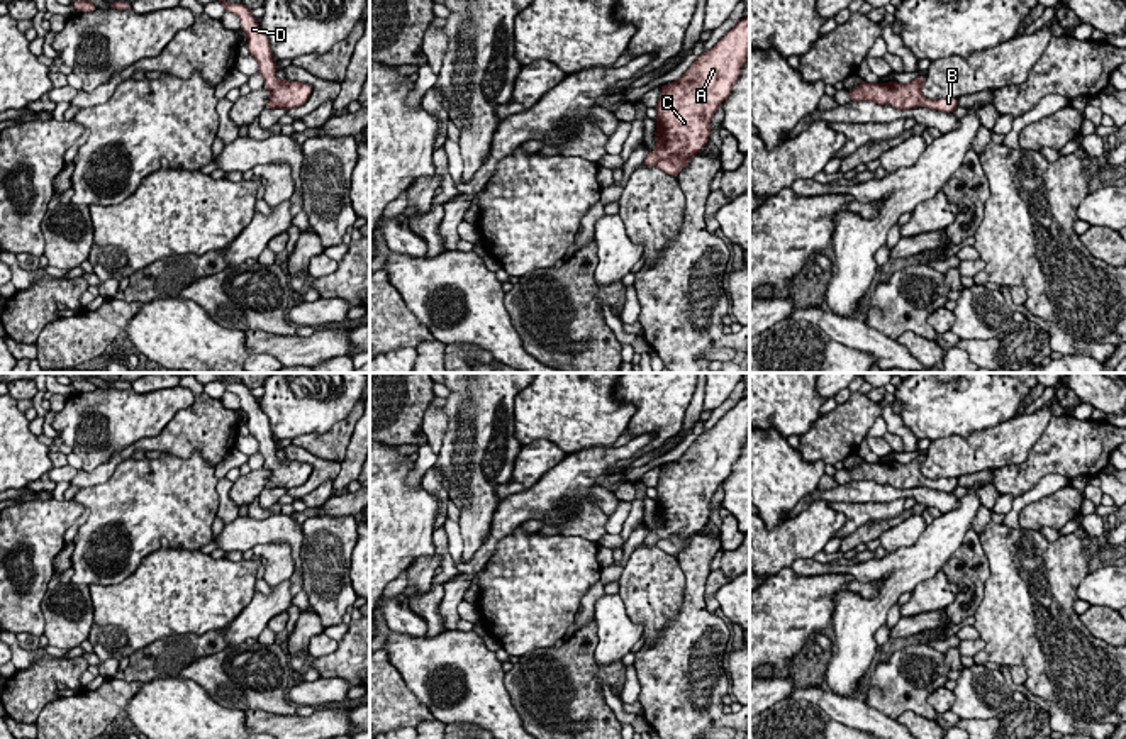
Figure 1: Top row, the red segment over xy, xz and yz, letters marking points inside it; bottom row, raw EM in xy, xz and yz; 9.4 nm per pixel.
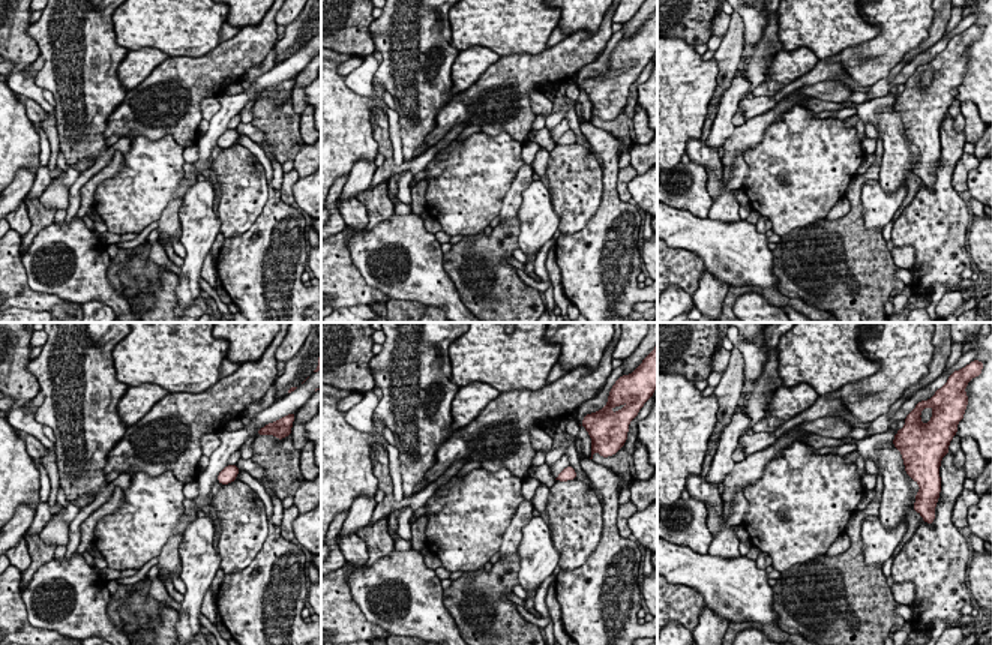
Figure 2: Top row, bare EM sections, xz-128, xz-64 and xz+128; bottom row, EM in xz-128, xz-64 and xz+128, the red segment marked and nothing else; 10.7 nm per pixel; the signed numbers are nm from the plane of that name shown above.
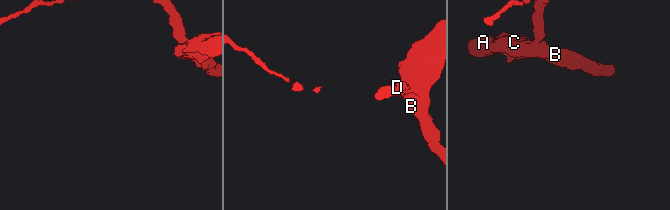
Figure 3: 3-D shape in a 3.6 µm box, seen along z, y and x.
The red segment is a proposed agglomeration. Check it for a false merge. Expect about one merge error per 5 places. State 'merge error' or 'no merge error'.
no merge error

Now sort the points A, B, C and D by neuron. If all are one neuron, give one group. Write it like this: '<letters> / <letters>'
A B C D

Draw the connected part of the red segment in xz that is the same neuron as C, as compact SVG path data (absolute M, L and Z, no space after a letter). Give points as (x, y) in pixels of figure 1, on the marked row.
M750 17L741 19L709 51L702 53L680 80L660 88L655 120L656 149L643 166L658 166L678 176L688 159L709 142L711 119L729 98L750 54Z

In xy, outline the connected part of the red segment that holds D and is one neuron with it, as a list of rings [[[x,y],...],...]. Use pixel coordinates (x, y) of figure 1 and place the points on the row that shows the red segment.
[[[219,2],[226,7],[226,12],[237,15],[241,20],[241,31],[248,36],[249,54],[258,59],[258,73],[265,78],[265,88],[270,92],[266,108],[290,110],[304,105],[312,93],[312,85],[302,81],[282,81],[276,78],[276,64],[270,41],[251,15],[251,10],[242,3]]]

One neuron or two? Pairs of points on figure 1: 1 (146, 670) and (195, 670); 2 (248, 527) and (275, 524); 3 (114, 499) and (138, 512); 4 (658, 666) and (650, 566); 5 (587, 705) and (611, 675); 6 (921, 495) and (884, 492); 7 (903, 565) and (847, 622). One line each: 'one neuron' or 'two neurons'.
1: two neurons
2: one neuron
3: one neuron
4: two neurons
5: one neuron
6: one neuron
7: one neuron

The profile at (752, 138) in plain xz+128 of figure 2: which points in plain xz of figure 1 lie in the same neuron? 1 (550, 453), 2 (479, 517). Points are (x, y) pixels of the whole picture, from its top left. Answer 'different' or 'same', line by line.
1: different
2: different

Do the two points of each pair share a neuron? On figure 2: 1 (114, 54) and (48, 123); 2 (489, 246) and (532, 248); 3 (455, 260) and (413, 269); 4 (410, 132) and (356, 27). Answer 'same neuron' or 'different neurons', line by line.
1: different neurons
2: different neurons
3: different neurons
4: different neurons

